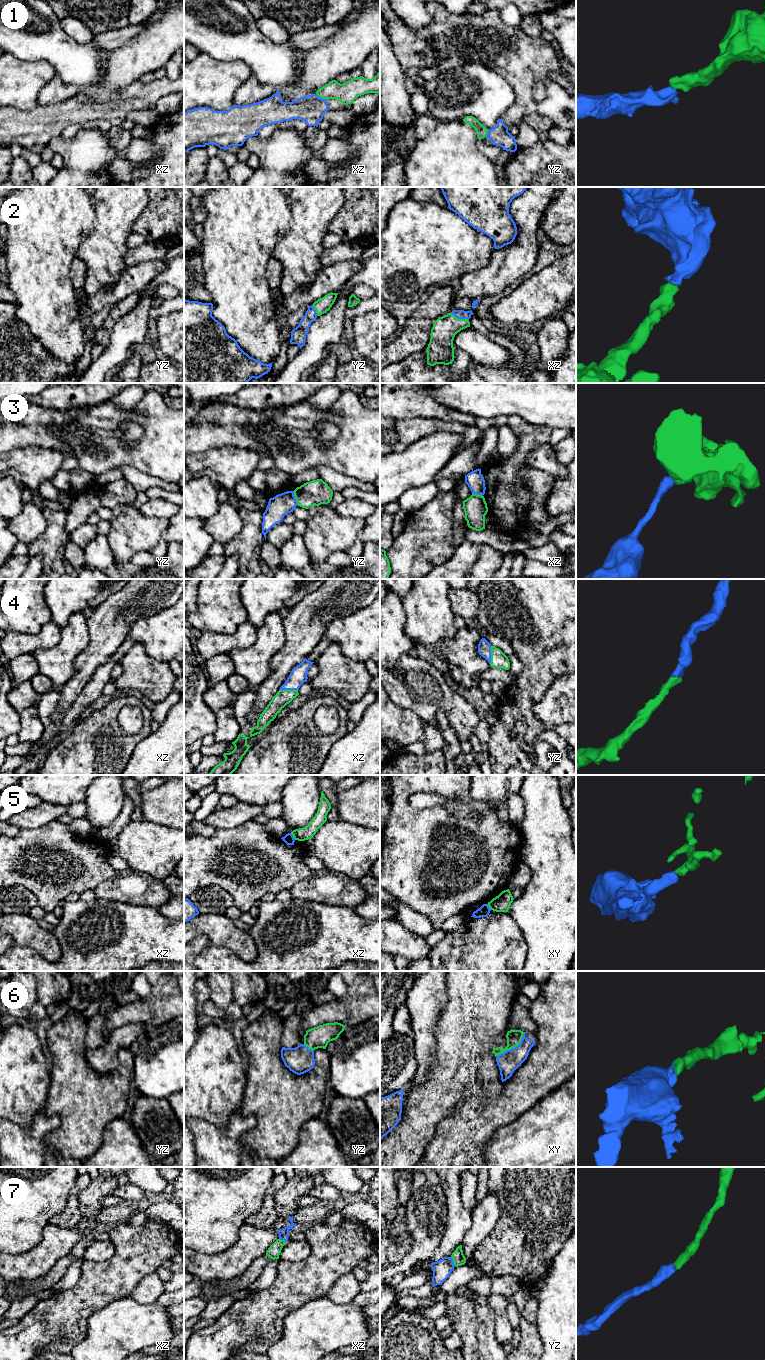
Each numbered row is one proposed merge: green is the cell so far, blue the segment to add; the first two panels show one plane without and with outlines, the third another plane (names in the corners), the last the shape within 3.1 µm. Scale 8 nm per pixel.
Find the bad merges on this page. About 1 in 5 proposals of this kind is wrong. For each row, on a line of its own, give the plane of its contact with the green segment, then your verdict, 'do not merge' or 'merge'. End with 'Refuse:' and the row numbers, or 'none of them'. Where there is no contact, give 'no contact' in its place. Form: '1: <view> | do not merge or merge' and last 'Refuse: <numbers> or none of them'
1: xz | merge
2: xz | merge
3: yz | do not merge
4: xz | merge
5: xz | do not merge
6: xy | merge
7: yz | merge
Refuse: 3, 5

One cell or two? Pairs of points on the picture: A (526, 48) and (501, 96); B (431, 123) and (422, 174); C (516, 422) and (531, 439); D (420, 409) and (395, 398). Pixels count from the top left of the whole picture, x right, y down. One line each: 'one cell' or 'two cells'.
A: two cells
B: two cells
C: one cell
D: one cell

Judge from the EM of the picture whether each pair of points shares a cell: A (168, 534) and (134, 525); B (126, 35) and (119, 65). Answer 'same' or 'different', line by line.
A: different
B: different

